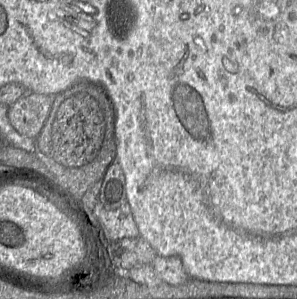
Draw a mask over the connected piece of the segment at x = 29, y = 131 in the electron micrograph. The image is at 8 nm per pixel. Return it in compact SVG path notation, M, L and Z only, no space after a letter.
M27 92L8 107L8 119L23 136L35 139L47 121L56 95Z

